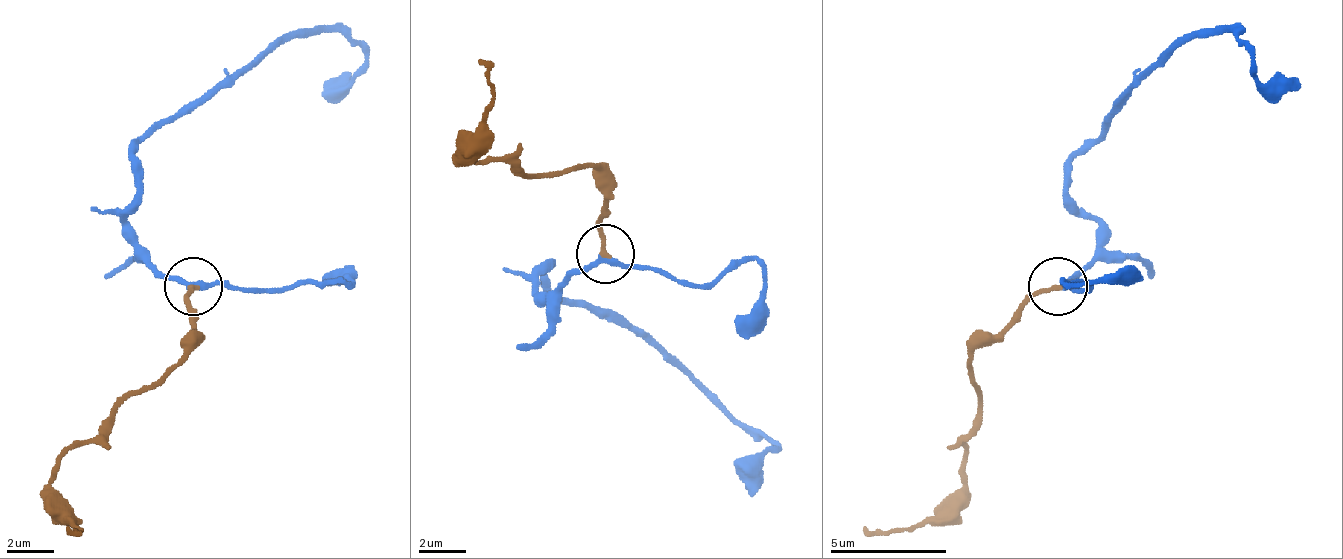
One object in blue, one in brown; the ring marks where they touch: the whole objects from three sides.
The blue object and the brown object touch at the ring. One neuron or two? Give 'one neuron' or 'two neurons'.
one neuron

